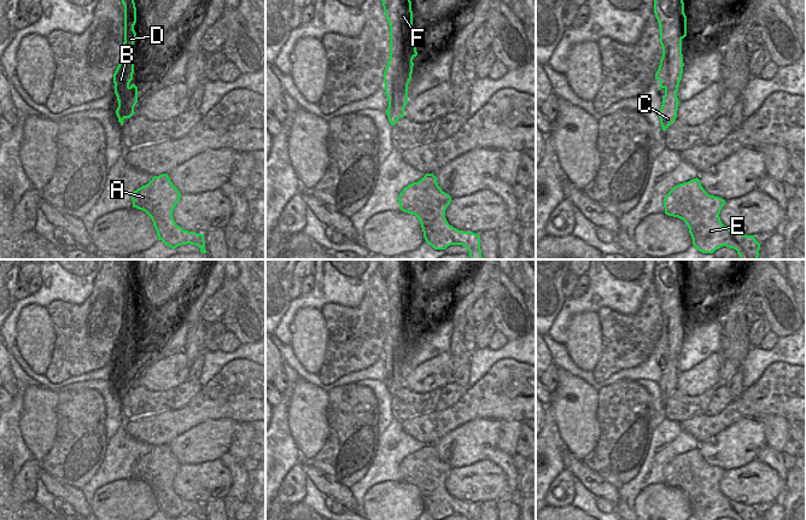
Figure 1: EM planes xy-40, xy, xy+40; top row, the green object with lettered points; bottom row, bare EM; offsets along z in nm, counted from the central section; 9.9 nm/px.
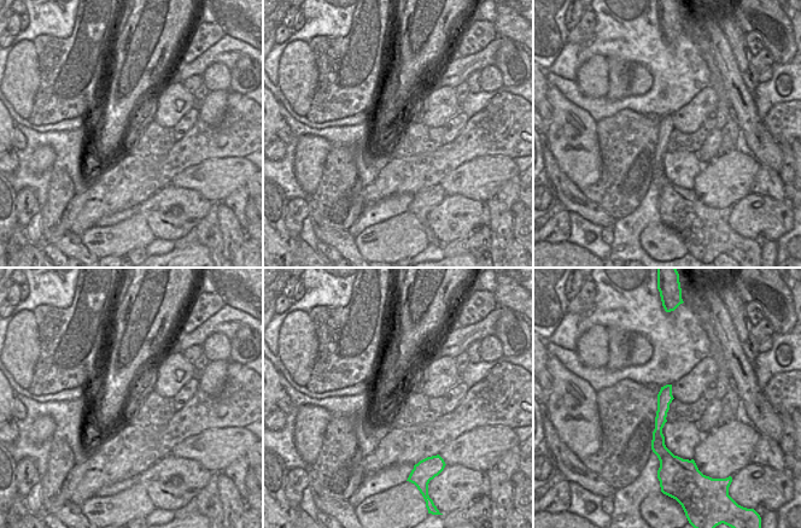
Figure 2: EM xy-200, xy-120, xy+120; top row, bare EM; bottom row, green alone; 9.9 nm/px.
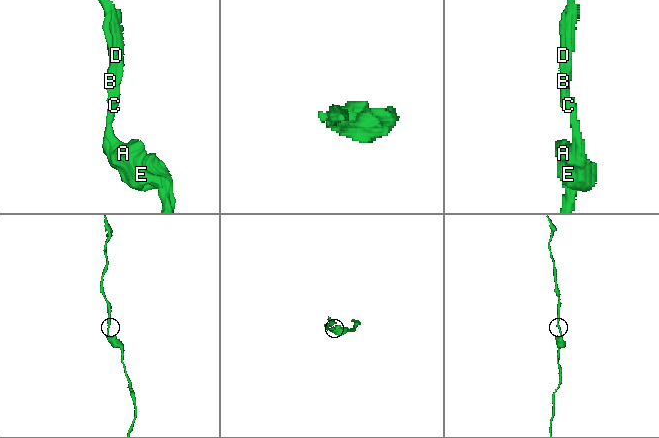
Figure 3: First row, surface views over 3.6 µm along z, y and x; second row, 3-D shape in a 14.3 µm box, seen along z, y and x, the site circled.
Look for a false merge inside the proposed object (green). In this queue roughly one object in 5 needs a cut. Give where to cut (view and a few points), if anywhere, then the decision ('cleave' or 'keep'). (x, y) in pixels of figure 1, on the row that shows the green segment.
no cut; keep

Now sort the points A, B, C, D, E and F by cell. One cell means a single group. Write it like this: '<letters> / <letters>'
A B C D E F

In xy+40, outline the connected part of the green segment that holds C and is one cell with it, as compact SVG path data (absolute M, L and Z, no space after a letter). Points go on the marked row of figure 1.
M654 0L654 13L660 28L662 57L655 78L665 89L659 111L660 124L665 132L677 118L678 86L683 74L682 40L687 36L687 16L683 0Z

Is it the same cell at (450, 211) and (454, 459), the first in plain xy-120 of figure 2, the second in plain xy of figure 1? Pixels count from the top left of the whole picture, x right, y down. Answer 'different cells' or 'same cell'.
different cells

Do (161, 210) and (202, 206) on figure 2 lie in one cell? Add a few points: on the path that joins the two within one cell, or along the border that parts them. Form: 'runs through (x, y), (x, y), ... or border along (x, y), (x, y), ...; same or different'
runs through (170, 207), (174, 204), (192, 206); same

